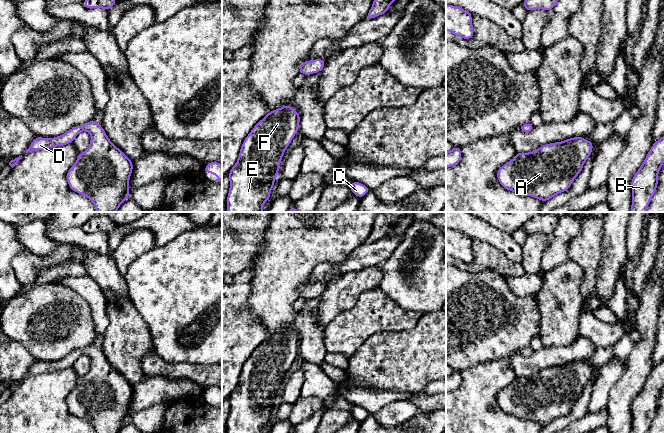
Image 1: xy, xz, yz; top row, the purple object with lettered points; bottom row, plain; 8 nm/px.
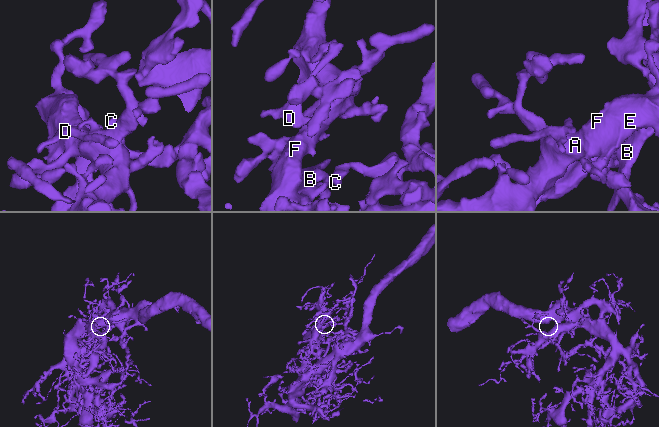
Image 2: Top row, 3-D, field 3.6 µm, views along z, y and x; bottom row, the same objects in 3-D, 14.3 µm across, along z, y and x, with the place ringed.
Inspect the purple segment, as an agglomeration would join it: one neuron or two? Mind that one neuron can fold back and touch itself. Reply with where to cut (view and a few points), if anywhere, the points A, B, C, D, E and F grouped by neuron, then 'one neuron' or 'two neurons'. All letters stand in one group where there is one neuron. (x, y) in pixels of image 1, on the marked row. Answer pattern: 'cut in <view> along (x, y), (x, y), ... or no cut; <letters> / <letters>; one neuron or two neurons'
no cut; A B C D E F; one neuron

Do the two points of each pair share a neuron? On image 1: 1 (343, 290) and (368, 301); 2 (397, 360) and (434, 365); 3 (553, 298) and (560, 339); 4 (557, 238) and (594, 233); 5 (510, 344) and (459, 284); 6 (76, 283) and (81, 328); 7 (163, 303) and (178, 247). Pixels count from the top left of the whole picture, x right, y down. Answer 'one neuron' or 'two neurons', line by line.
1: two neurons
2: one neuron
3: one neuron
4: two neurons
5: one neuron
6: two neurons
7: one neuron

